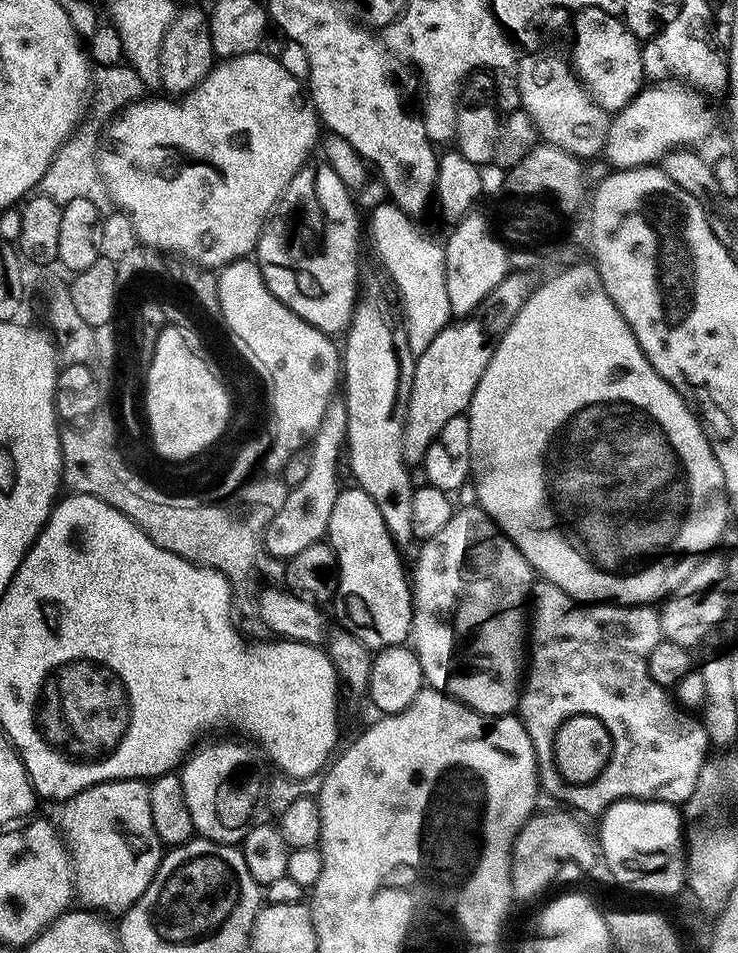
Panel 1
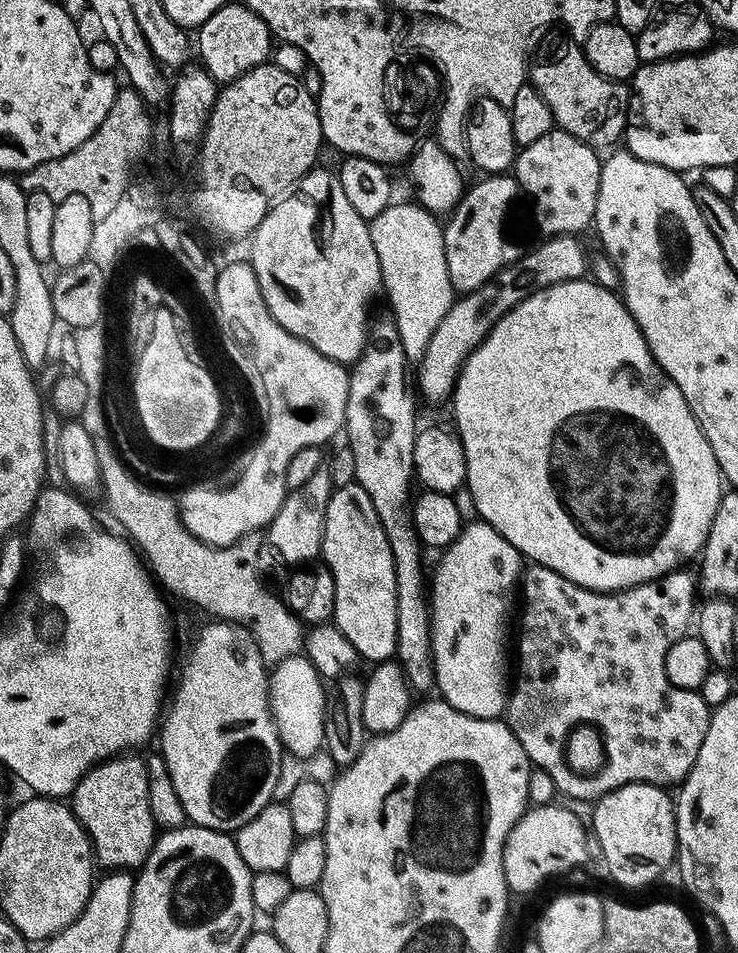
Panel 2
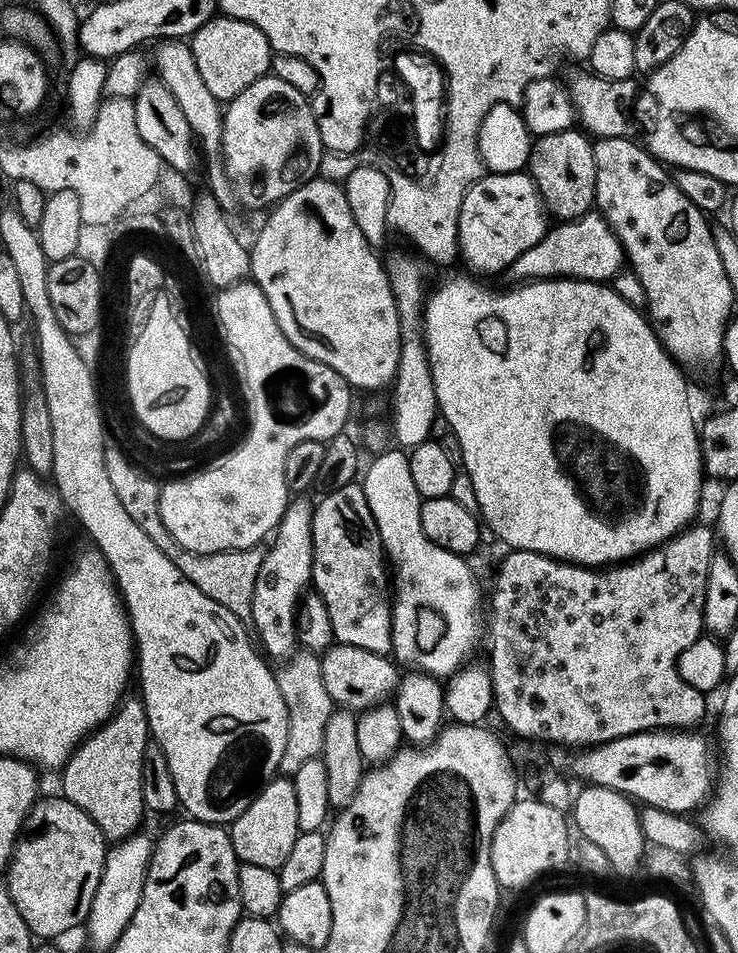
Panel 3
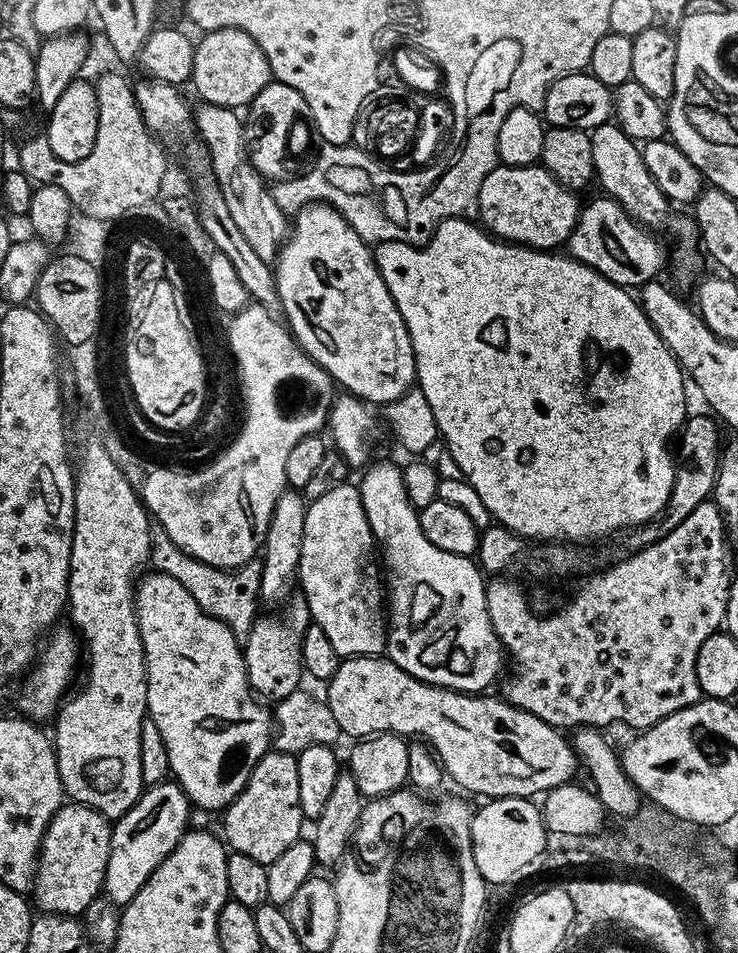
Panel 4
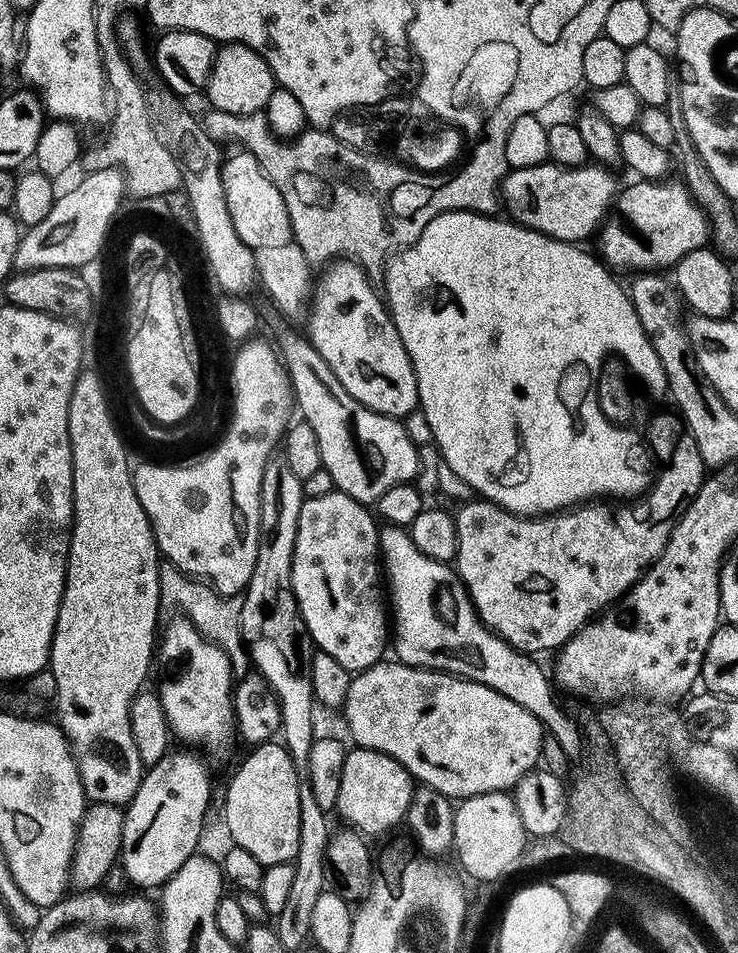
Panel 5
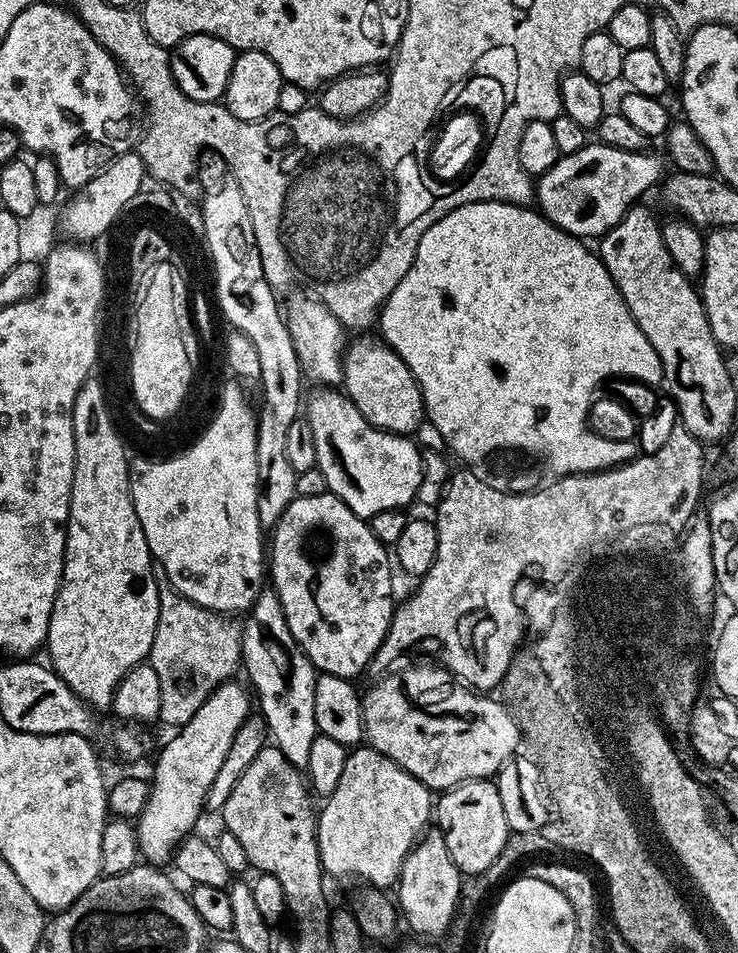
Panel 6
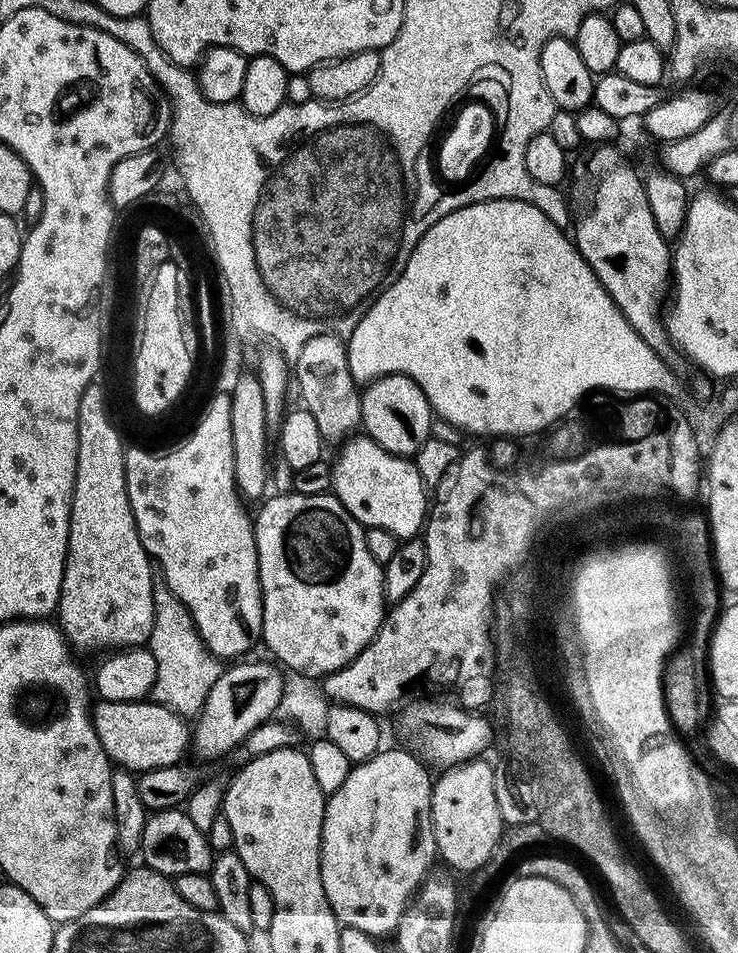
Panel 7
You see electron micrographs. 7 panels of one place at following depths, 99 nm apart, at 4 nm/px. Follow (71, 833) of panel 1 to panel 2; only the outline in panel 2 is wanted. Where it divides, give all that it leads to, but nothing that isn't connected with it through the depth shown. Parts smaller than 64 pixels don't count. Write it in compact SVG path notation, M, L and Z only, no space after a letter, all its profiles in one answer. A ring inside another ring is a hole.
M117 754L112 757L111 760L103 760L101 764L95 764L93 768L87 772L84 777L80 779L78 782L78 786L74 791L72 791L72 795L70 797L70 807L72 812L75 814L78 822L83 826L86 834L89 836L92 842L92 851L94 853L95 859L97 861L100 860L105 864L105 869L108 870L136 870L143 865L144 859L148 857L150 854L150 850L152 849L152 843L157 838L158 829L156 827L156 823L154 822L154 818L150 814L150 790L148 789L148 765L146 763L145 757L142 755L136 756L140 754Z

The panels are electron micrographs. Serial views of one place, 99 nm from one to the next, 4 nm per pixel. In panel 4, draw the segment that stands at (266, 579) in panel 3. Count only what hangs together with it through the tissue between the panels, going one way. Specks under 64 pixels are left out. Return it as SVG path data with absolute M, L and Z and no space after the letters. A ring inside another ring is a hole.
M293 595L282 610L281 616L257 615L242 644L248 684L257 697L271 702L280 701L301 687L300 676L304 672L302 638L310 623L308 603L303 595Z

